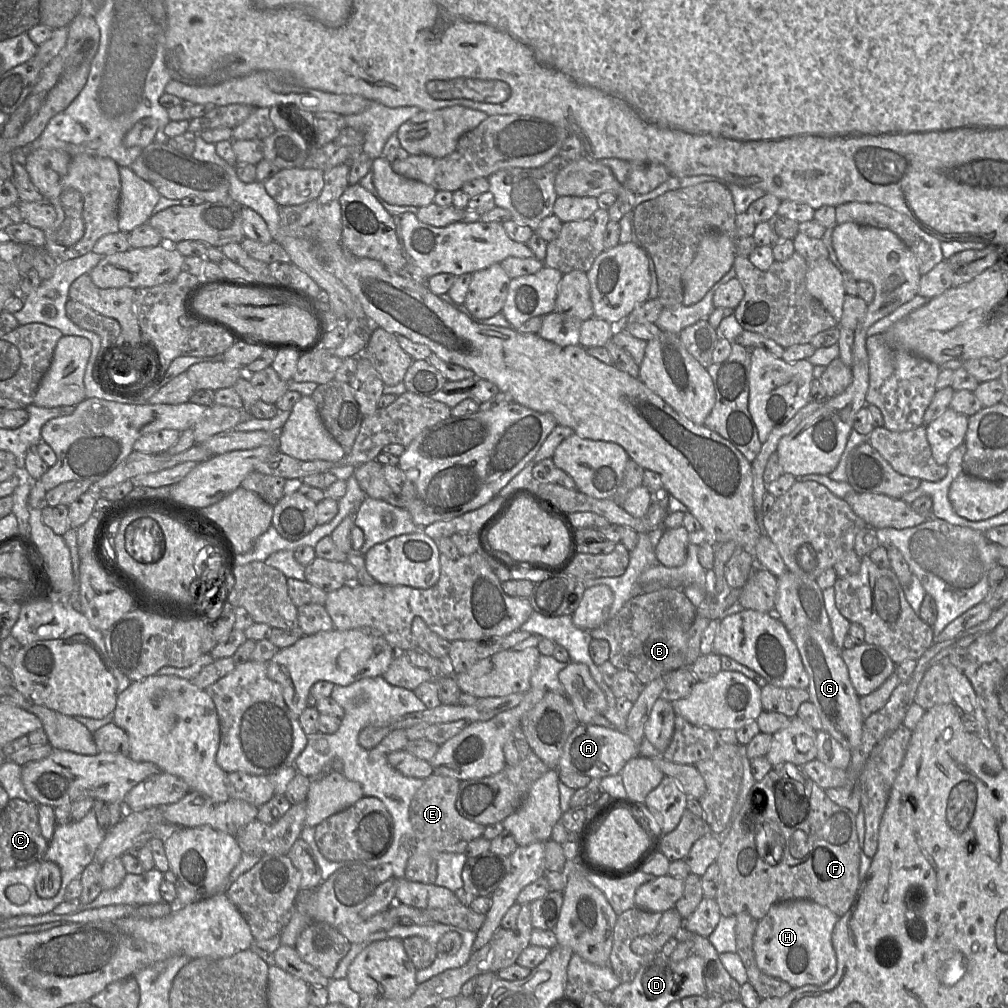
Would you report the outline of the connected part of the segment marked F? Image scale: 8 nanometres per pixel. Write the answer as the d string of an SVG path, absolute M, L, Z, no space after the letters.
M791 763L773 766L767 775L761 781L757 781L751 788L733 823L729 835L721 843L720 852L716 860L720 869L719 884L716 894L716 901L719 906L720 913L722 916L728 917L736 916L741 912L747 912L756 920L760 920L767 914L771 906L776 903L795 899L807 899L827 907L837 916L841 917L853 906L863 881L863 879L860 879L859 877L861 851L862 848L858 840L856 827L856 815L854 813L833 802L826 795L824 789L805 775L801 771L800 767Z

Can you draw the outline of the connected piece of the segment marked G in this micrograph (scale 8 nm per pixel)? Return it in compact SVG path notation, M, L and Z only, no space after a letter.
M794 627L788 631L797 646L809 677L809 685L806 690L809 693L809 702L816 707L820 716L823 727L821 731L829 733L850 751L856 749L862 741L865 719L860 710L860 697L851 683L848 668L841 658L841 650L821 633L809 627Z

